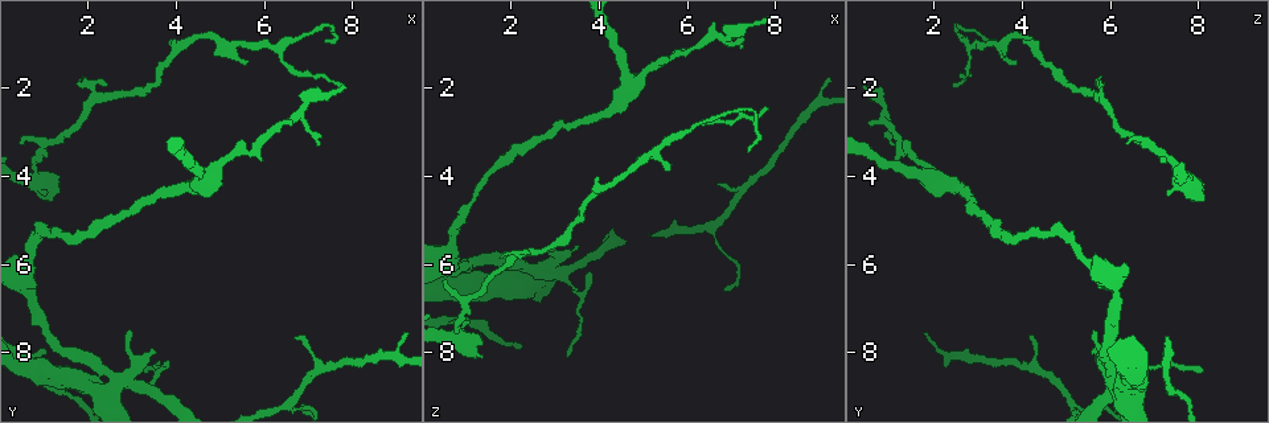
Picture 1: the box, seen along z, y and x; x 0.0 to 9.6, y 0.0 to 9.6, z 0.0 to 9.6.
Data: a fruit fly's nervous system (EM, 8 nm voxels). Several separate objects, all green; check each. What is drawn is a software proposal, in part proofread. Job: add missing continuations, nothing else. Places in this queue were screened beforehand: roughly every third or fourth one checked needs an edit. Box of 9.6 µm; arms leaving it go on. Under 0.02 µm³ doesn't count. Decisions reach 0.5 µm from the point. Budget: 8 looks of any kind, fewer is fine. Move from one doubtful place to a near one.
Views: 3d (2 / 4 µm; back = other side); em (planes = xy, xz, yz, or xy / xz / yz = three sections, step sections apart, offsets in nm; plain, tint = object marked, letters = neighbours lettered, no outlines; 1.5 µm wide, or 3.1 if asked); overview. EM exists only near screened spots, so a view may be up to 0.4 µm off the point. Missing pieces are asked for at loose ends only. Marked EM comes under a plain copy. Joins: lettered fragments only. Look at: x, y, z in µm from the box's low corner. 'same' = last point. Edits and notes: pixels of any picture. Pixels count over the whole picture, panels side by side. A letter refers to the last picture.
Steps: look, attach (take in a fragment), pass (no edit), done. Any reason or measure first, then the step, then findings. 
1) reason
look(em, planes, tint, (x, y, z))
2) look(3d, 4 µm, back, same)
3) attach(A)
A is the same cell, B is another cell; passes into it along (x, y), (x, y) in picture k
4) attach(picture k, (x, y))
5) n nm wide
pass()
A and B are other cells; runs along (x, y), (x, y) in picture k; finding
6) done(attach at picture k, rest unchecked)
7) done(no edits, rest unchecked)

an open end
look(em, planes, letters, (1.30, 4.50, 8.15))

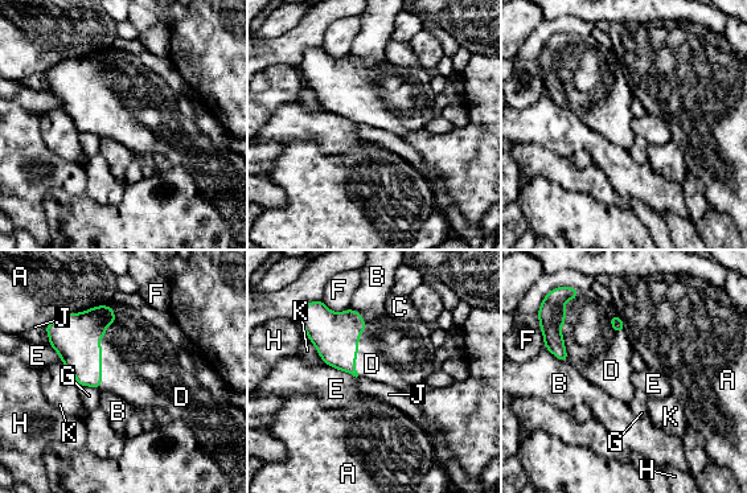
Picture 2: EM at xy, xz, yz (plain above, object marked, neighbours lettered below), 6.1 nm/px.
D touches over 340 nm
attach(D)
D is the same cell, A, B, C, E, F, G, H, J and K are other cells; it goes on there

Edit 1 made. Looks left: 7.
redraw
look(overview)

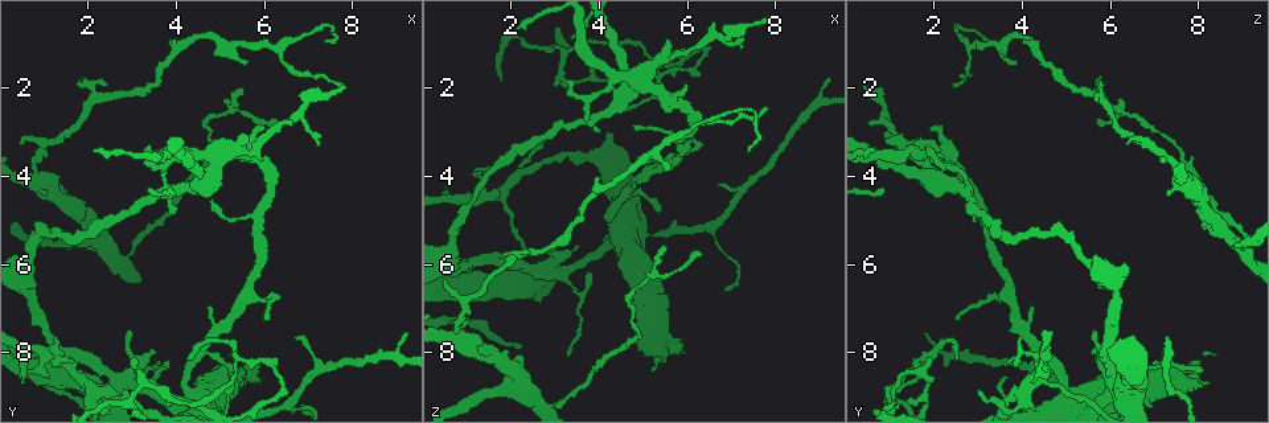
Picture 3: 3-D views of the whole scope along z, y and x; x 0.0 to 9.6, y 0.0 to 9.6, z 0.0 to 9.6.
thin end
look(3d, 4 µm, (7.85, 1.90, 2.45))

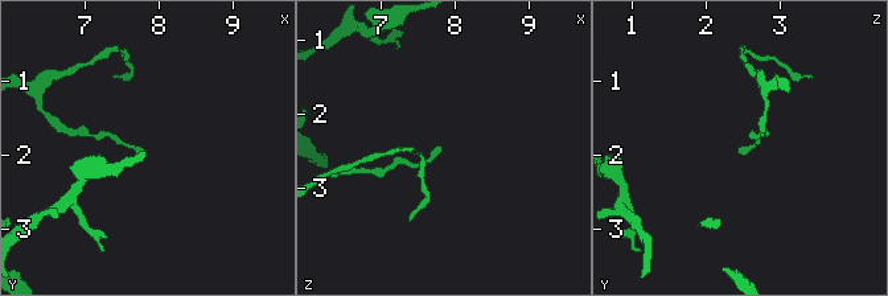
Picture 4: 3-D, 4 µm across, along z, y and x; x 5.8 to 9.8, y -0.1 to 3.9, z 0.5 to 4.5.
need the tissue
look(em, planes, letters, (7.85, 1.95, 2.45))

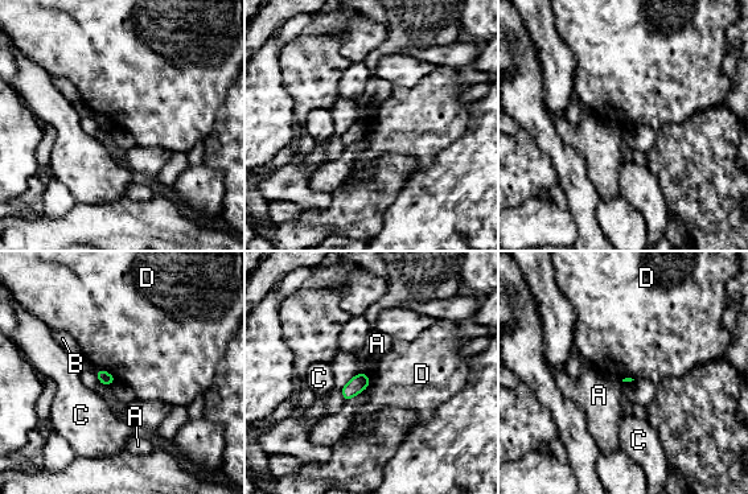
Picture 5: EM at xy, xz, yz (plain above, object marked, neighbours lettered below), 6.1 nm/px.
D touches over 150 nm
pass()
A, B, C and D are other cells; border along (97, 367), (105, 369), (116, 379) in picture 5; no lettered fragment goes on from it

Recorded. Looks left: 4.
an open end
look(em, planes, letters, (7.30, 3.35, 1.15))

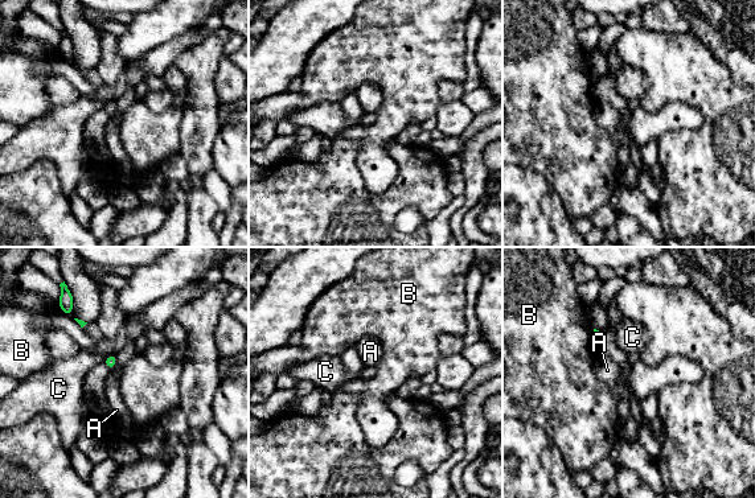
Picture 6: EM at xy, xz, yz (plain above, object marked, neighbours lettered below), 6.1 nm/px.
70 nm wide
pass()
A, B and C are other cells; border along (60, 308), (62, 312) in picture 6; no lettered fragment goes on from it

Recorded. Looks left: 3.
done(attach at picture 2, rest unchecked)

